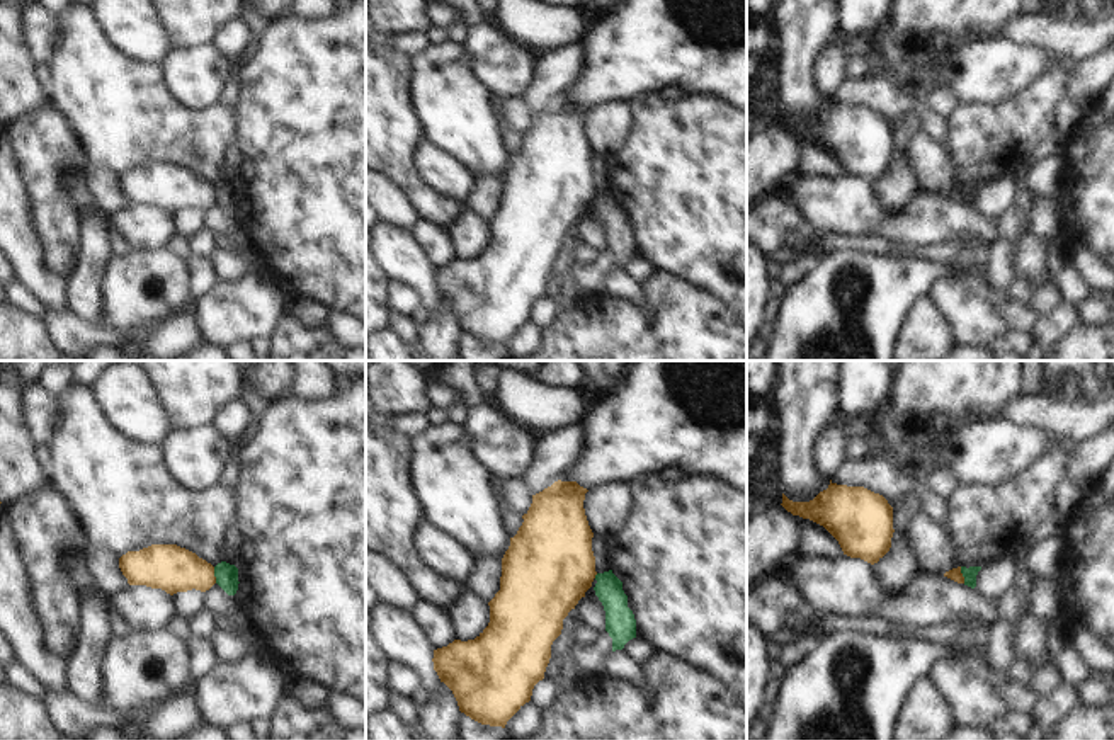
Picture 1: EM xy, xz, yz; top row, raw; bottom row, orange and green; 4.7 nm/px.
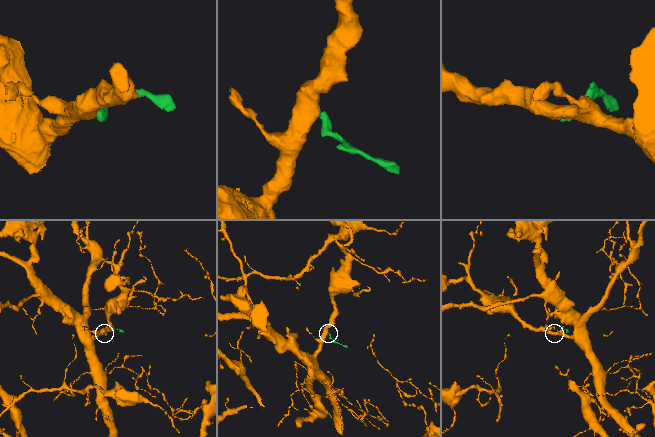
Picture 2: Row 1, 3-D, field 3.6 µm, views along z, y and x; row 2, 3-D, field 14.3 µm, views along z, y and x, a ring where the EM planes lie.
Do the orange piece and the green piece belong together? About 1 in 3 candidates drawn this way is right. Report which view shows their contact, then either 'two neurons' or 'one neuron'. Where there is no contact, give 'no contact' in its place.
xy | two neurons

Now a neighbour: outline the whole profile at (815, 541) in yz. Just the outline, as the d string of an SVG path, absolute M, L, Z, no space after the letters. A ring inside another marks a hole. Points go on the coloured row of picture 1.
M799 515L793 517L799 534L798 555L810 558L837 558L844 555L838 541L823 526Z

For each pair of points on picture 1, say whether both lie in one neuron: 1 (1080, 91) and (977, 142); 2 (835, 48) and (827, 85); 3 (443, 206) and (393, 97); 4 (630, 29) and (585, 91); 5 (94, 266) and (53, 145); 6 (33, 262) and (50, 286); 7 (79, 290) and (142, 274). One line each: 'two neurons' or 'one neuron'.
1: two neurons
2: one neuron
3: one neuron
4: one neuron
5: two neurons
6: one neuron
7: two neurons

